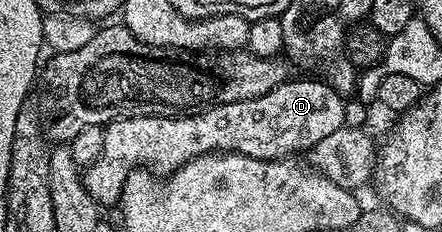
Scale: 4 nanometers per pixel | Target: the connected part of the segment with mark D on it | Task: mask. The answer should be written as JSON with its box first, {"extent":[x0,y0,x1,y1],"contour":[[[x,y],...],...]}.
{"extent":[83,79,346,207],"contour":[[[290,79],[282,83],[279,87],[275,87],[271,91],[267,91],[265,95],[259,95],[255,99],[243,99],[235,103],[223,103],[222,105],[210,105],[208,109],[201,110],[200,113],[186,113],[183,117],[119,117],[115,121],[109,122],[104,126],[101,137],[101,154],[93,161],[93,166],[89,170],[85,169],[83,173],[85,189],[97,202],[98,206],[105,207],[118,200],[120,191],[125,185],[127,175],[133,172],[138,167],[148,167],[154,174],[168,175],[174,169],[178,169],[180,165],[186,165],[191,159],[202,157],[204,153],[215,153],[224,151],[227,153],[246,153],[248,157],[255,159],[263,159],[264,161],[276,161],[278,159],[288,158],[290,155],[301,155],[306,151],[313,149],[315,143],[320,143],[322,139],[327,139],[327,135],[333,134],[334,131],[339,131],[345,124],[345,103],[346,98],[342,94],[333,90],[332,85],[326,83],[324,80],[317,79],[318,81],[296,81]]]}

